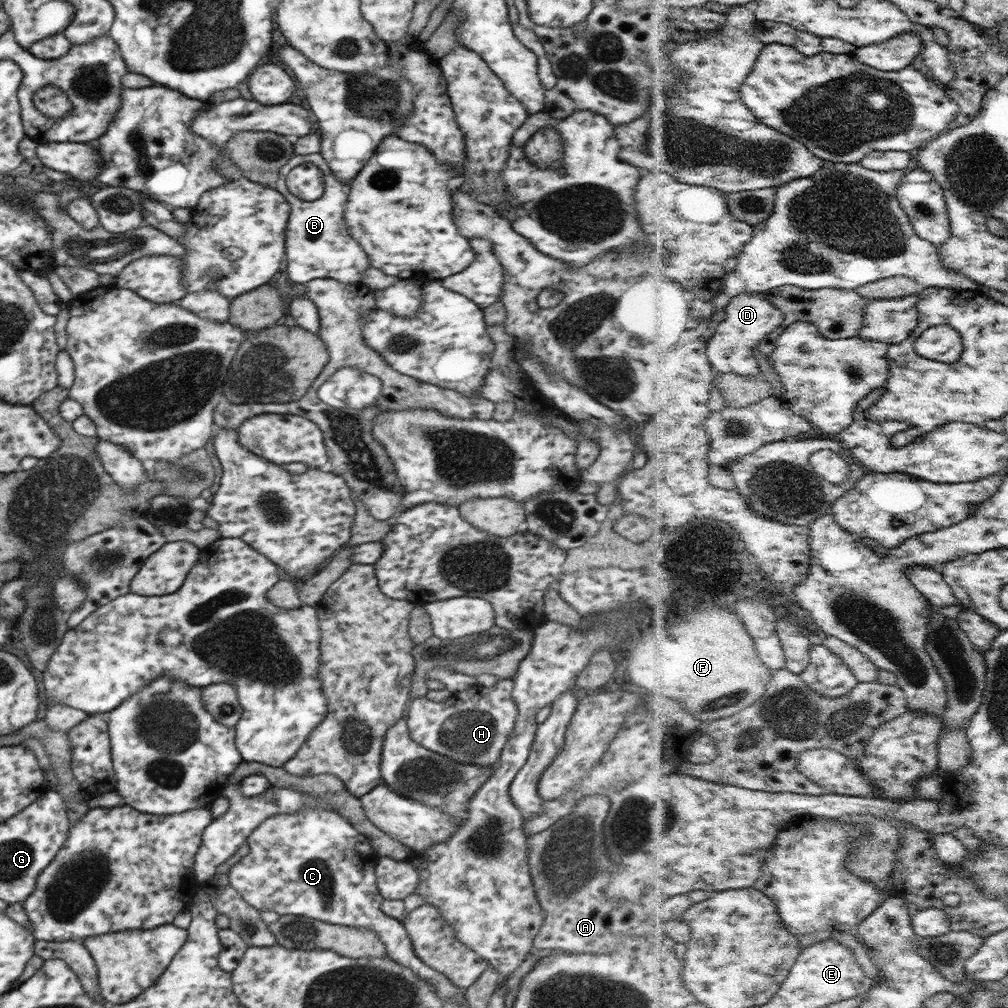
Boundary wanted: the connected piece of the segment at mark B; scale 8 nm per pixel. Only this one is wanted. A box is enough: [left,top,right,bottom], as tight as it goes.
[273,153,370,285]

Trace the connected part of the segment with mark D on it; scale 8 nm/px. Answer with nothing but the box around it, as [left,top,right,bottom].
[707,292,785,376]

